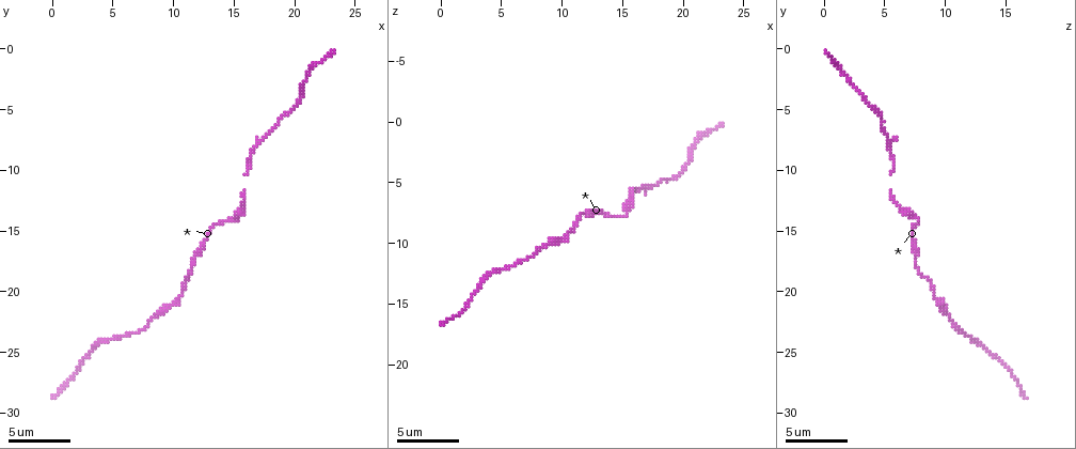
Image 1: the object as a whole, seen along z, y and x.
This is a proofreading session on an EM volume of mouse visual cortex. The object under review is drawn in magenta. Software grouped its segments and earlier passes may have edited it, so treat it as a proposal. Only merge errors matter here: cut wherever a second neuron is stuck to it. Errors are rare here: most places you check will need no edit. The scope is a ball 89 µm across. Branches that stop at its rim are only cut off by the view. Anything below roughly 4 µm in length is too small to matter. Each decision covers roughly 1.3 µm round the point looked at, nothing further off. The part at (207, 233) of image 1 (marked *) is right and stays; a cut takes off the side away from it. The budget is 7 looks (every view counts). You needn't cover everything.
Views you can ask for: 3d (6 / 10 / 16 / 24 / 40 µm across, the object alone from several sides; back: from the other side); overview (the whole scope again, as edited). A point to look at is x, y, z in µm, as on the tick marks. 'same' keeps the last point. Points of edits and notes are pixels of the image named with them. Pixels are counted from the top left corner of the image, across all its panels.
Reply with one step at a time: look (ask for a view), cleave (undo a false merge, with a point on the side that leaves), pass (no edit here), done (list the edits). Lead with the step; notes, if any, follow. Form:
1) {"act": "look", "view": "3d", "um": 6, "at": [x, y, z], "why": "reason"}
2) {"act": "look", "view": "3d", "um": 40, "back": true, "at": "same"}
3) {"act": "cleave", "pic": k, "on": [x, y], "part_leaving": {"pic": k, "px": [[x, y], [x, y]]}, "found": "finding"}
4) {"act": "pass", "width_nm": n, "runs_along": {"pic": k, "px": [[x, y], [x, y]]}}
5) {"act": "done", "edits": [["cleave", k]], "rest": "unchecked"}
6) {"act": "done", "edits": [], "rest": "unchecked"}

{"act": "look", "view": "3d", "um": 6, "at": [8.8, 21.8, 10.0], "why": "sudden change in width"}

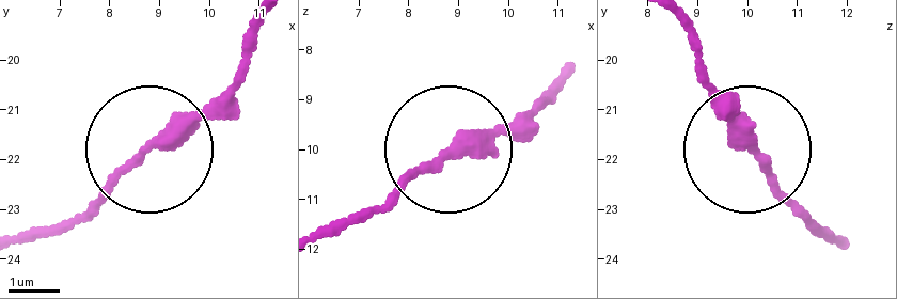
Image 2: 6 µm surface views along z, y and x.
{"act": "pass", "width_nm": 250, "runs_along": {"pic": 2, "px": [[685, 26], [732, 128], [813, 225]]}, "found": "continuous, no second neuron"}

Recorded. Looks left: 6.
{"act": "look", "view": "3d", "um": 10, "at": [11.6, 17.6, 7.6], "why": "sudden change in width"}

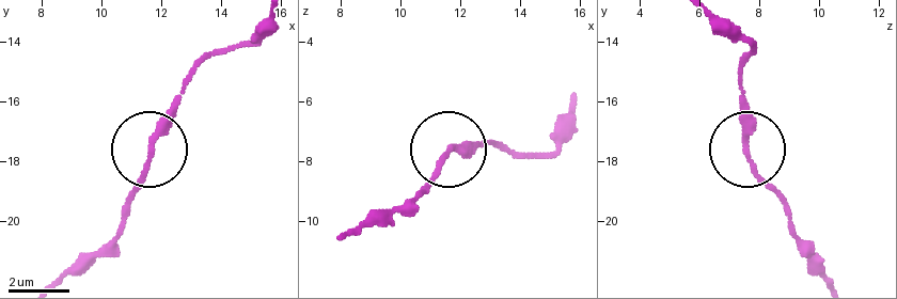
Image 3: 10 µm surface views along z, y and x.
{"act": "look", "view": "3d", "um": 10, "back": true, "at": [11.8, 17.5, 7.5]}

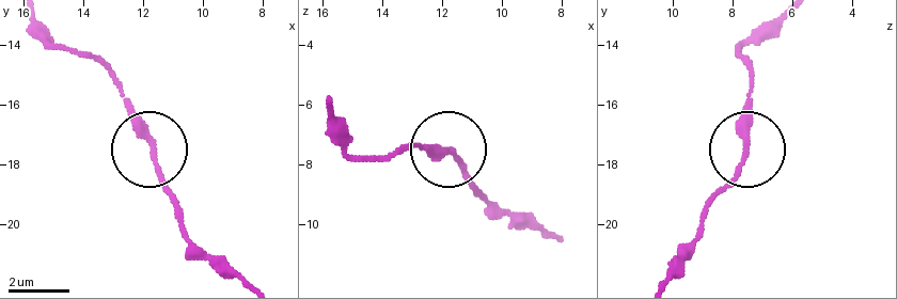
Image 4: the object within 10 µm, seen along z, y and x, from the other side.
{"act": "pass", "runs_along": {"pic": 4, "px": [[419, 143], [449, 151], [476, 186]]}, "found": "continuous, no second neuron"}

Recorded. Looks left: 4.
{"act": "look", "view": "3d", "um": 10, "at": [14.8, 14.0, 7.8], "why": "calibre changes"}

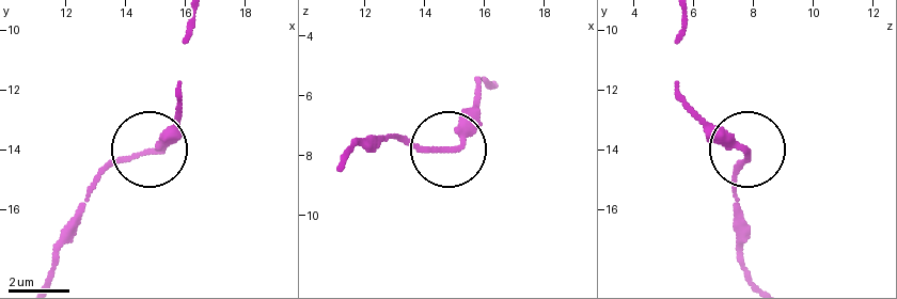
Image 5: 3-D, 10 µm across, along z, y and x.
{"act": "pass", "width_nm": 160, "found": "one neuron here"}

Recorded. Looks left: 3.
{"act": "done", "edits": [], "rest": "unchecked"}

